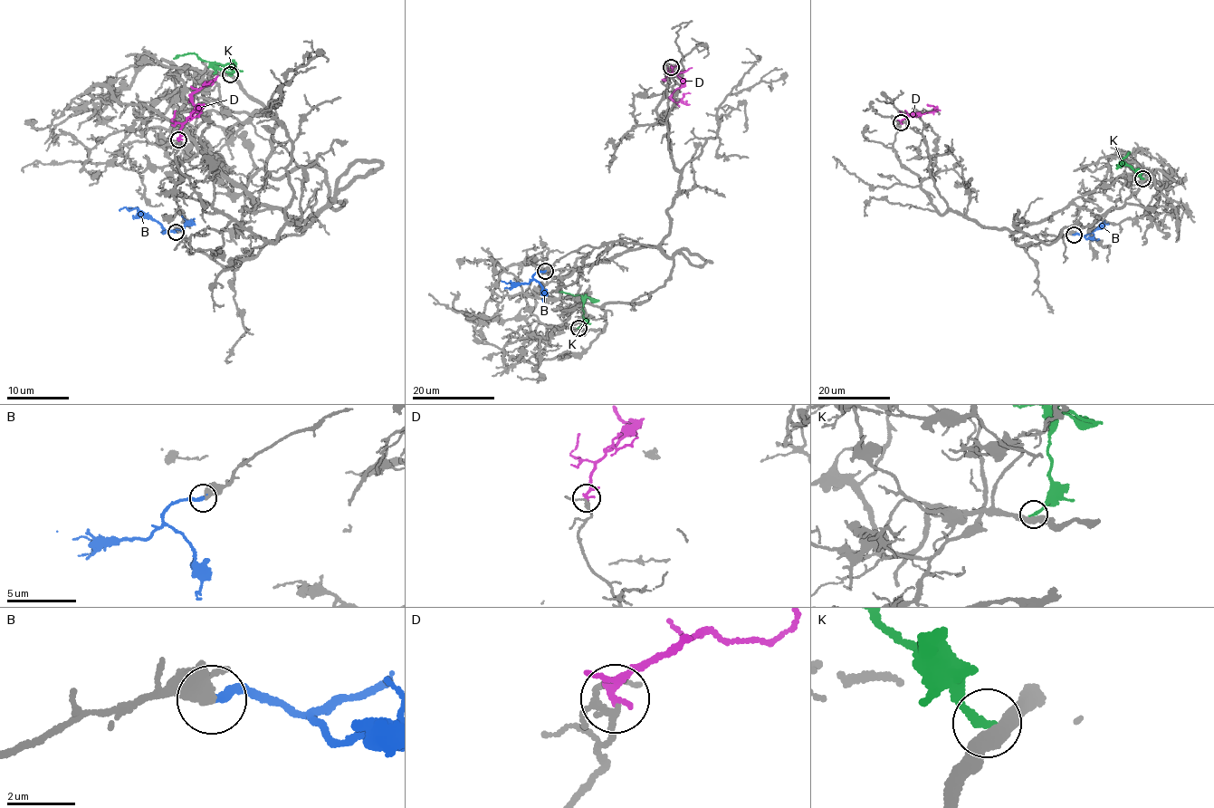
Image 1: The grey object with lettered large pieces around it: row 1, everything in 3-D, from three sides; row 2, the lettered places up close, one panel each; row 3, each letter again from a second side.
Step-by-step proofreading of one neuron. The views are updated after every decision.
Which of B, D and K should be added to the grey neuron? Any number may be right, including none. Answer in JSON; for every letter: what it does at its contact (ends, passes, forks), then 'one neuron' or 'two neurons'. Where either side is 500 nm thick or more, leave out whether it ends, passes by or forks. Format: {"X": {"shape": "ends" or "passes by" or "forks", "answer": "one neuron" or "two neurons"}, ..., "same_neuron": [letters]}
{"B": {"shape": "ends", "answer": "one neuron"}, "D": {"shape": "passes by", "answer": "one neuron"}, "K": {"shape": "ends", "answer": "two neurons"}, "same_neuron": ["B", "D"]}

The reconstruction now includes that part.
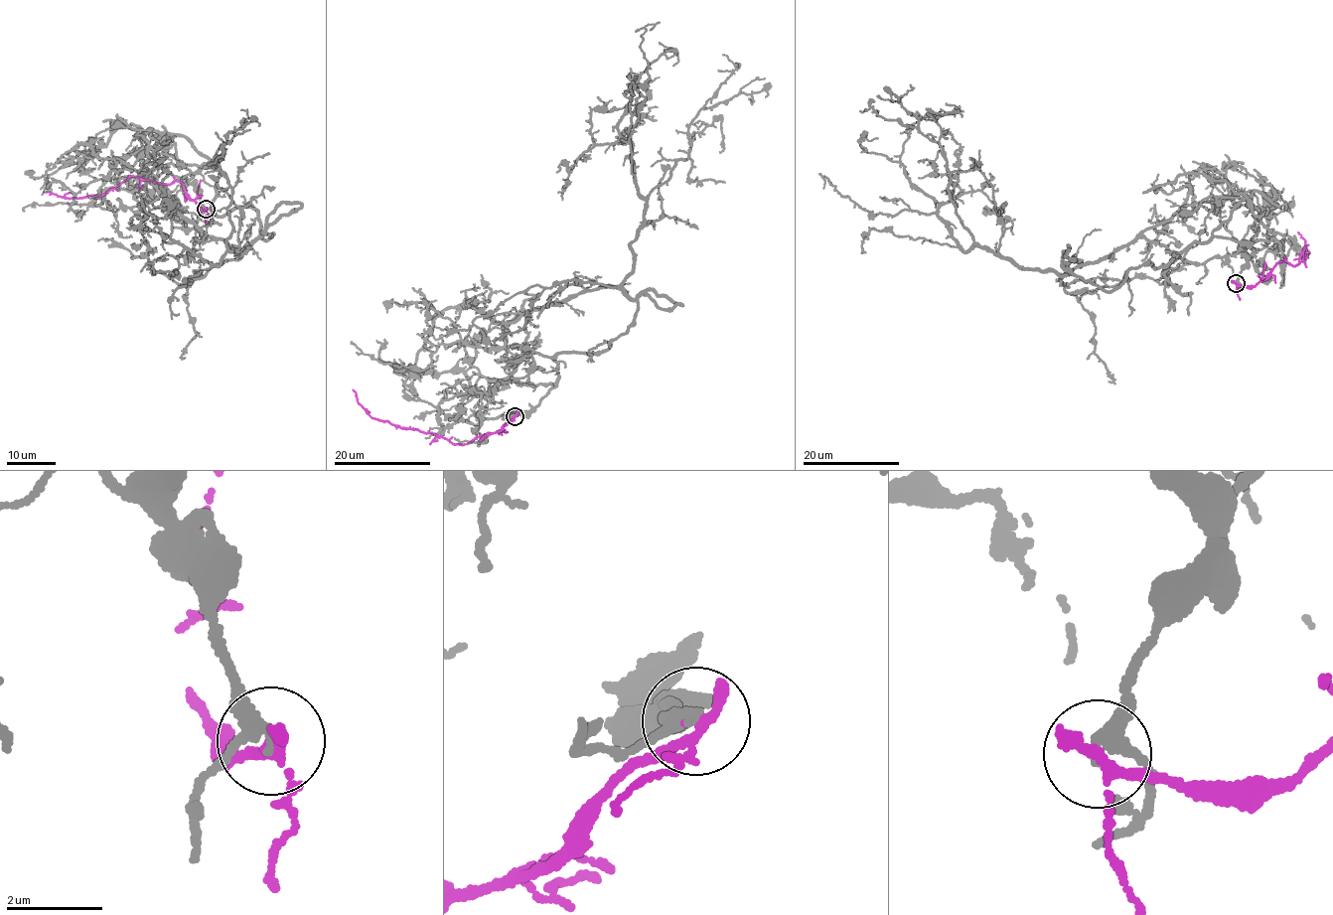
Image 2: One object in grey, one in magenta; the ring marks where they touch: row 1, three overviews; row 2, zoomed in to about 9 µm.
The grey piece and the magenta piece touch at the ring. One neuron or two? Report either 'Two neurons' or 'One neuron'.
Two neurons

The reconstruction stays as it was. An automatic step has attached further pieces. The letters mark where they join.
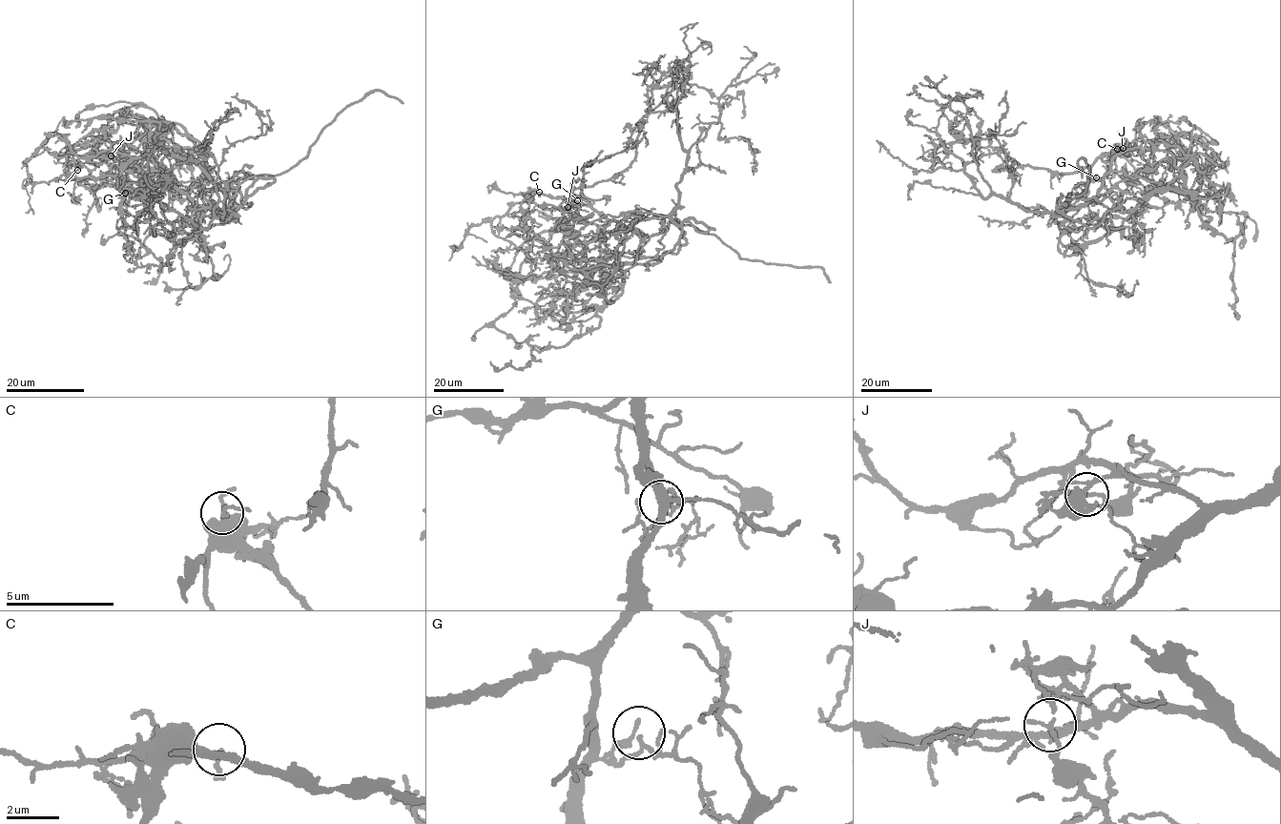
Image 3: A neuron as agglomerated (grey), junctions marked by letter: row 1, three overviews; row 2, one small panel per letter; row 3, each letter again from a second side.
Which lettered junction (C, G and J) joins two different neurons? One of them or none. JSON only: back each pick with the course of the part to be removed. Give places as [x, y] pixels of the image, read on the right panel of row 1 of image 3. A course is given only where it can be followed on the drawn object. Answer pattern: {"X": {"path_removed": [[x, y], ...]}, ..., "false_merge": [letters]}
{"J": {"path_removed": [[1122, 148], [1109, 153], [1097, 198], [1107, 232], [1158, 189], [1198, 198], [1202, 220], [1234, 244], [1233, 313]]}, "false_merge": ["J"]}

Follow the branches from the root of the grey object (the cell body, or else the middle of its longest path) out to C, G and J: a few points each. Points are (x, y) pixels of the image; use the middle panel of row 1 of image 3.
C: (662, 248), (662, 224), (660, 233), (644, 236), (609, 220), (579, 196), (539, 192)
G: (662, 248), (658, 241), (667, 230), (662, 224), (660, 233), (644, 236), (609, 220), (582, 192), (577, 200)
J: (662, 248), (658, 241), (667, 230), (662, 224), (660, 233), (644, 236), (589, 206), (568, 207)

